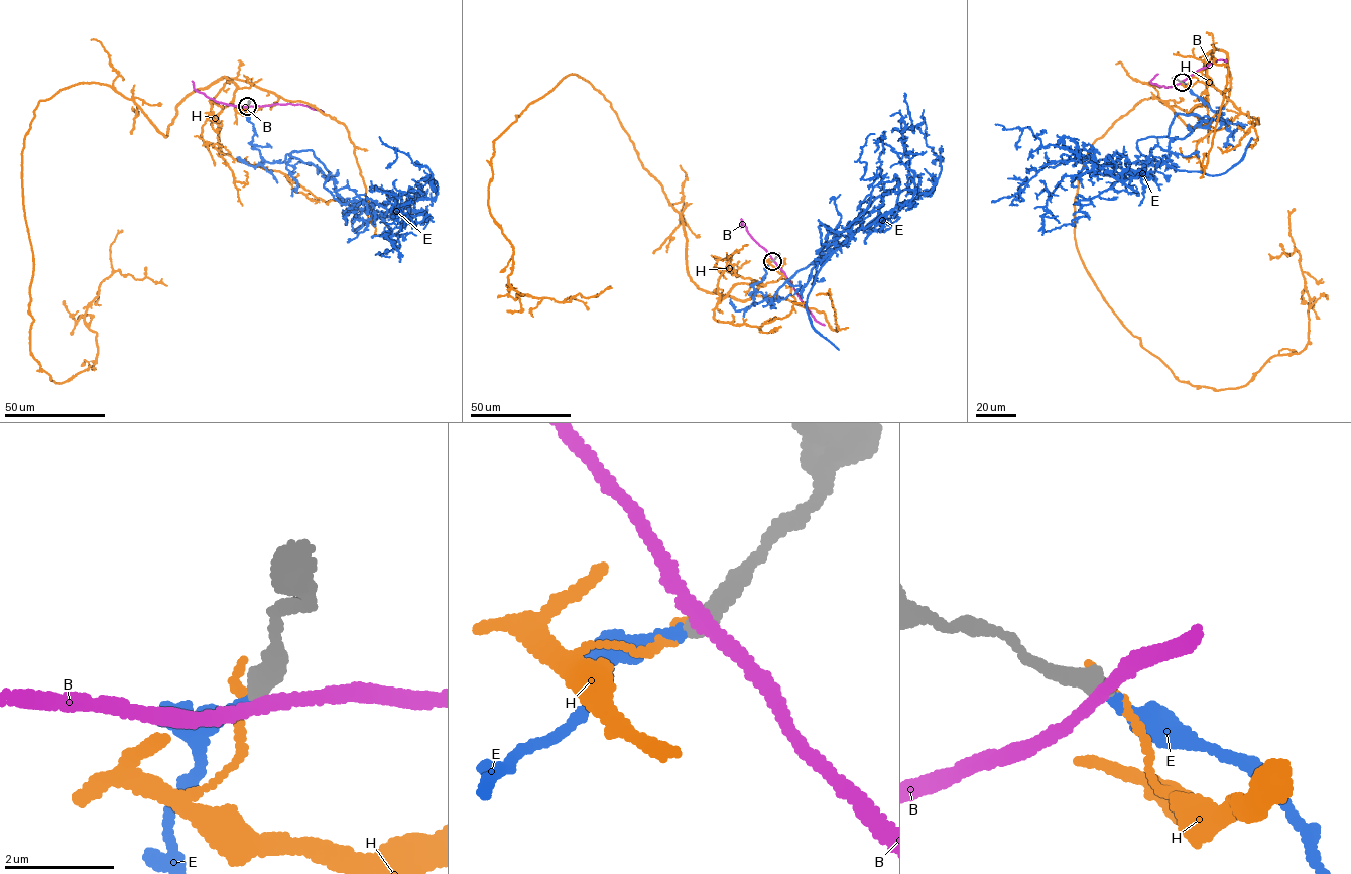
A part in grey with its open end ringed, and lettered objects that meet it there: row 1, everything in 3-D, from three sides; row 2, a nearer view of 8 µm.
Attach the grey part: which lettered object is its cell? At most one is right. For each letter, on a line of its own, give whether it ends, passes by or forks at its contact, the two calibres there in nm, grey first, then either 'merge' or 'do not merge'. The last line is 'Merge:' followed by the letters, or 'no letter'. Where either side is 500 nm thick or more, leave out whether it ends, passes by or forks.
B: it passes by; calibres 400 and 220 nm; do not merge
E: it ends; calibres 380 and 200 nm; merge
H: it ends; calibres 400 and 140 nm; do not merge
Merge: E

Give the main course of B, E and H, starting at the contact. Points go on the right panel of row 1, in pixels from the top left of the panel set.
B: (1182, 82), (1217, 60), (1226, 60)
E: (1182, 82), (1230, 123), (1176, 113), (1167, 136), (1137, 142), (1159, 163), (1131, 189), (995, 124)
H: (1182, 82), (1228, 55), (1205, 123), (1096, 140), (1080, 258), (1218, 390), (1308, 341), (1270, 259)

